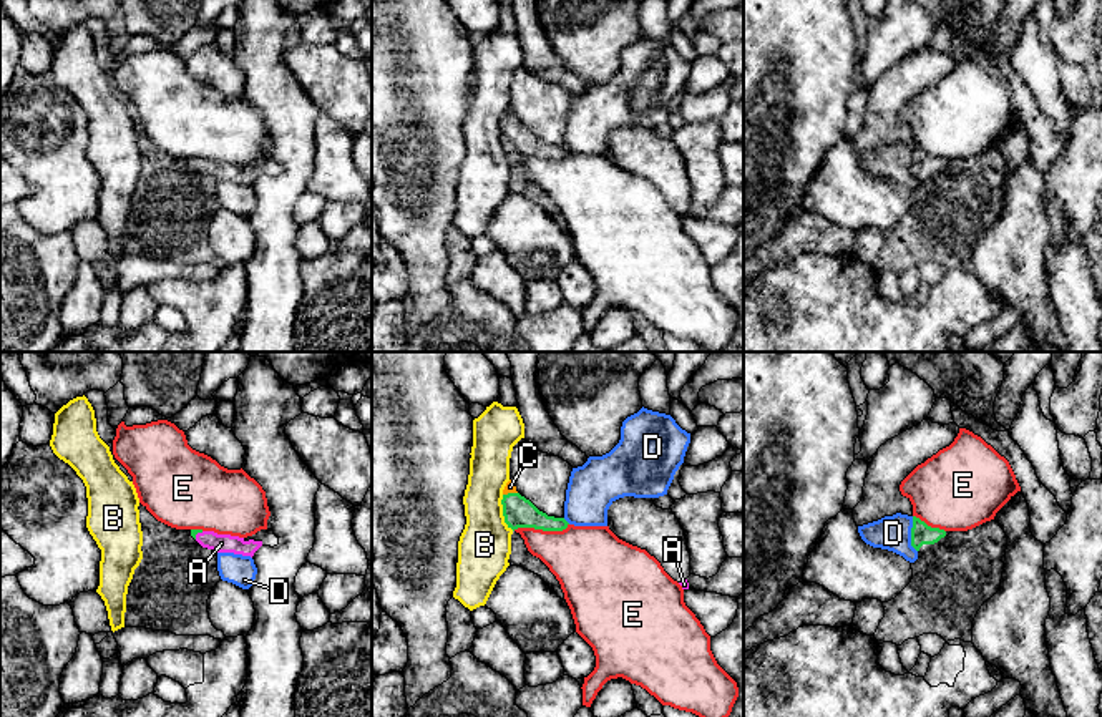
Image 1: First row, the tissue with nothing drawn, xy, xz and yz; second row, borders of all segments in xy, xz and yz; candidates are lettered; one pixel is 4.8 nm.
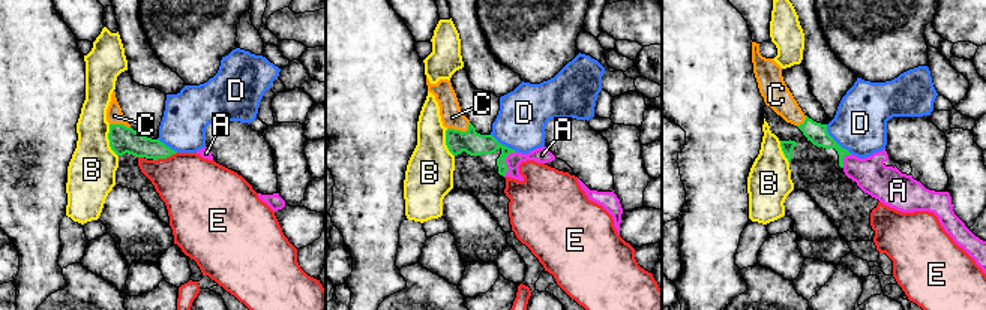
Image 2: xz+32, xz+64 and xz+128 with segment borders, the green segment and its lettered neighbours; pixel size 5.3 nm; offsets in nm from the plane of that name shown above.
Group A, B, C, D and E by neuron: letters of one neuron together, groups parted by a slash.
A C / B / D / E

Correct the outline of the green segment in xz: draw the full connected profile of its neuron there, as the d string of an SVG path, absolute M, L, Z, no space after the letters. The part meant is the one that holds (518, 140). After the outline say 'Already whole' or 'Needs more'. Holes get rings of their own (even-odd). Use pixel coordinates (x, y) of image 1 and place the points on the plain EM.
M510 108L503 118L503 144L508 156L534 156L543 159L563 159L568 156L564 146L548 144L539 139L529 128L516 120L514 111Z. Needs more

